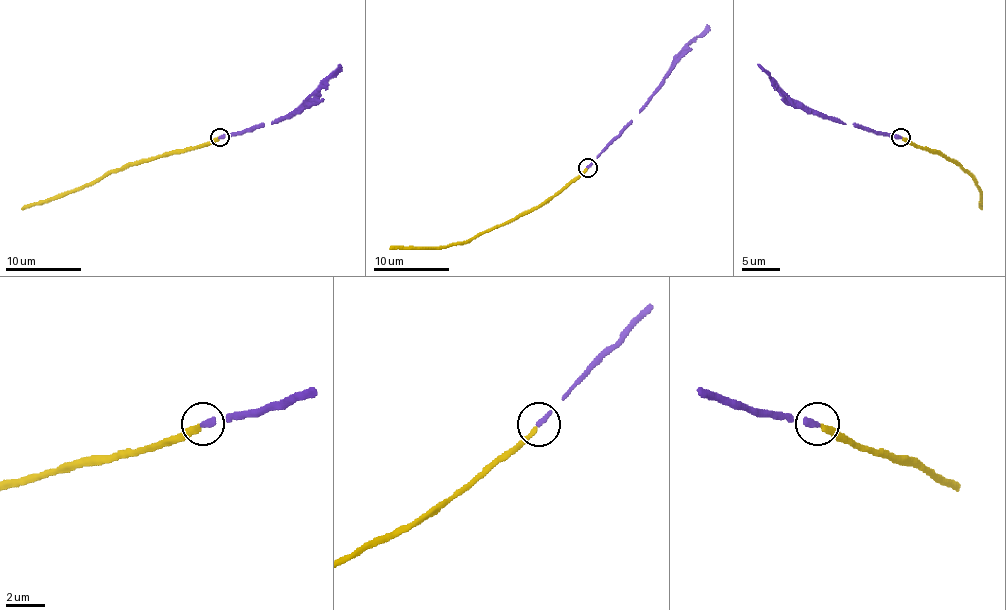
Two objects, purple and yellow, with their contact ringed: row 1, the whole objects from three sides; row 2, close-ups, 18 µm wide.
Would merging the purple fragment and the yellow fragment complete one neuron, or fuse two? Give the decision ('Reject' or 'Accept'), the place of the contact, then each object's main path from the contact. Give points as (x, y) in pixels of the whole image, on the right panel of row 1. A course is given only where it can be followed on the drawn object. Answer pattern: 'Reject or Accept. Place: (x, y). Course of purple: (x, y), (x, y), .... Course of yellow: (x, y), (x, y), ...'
Accept. Place: (900, 137). Course of purple: (901, 137), (876, 135), (853, 123), (823, 118), (791, 99), (757, 65). Course of yellow: (901, 137), (912, 144), (935, 150), (963, 169), (976, 182), (982, 208)

